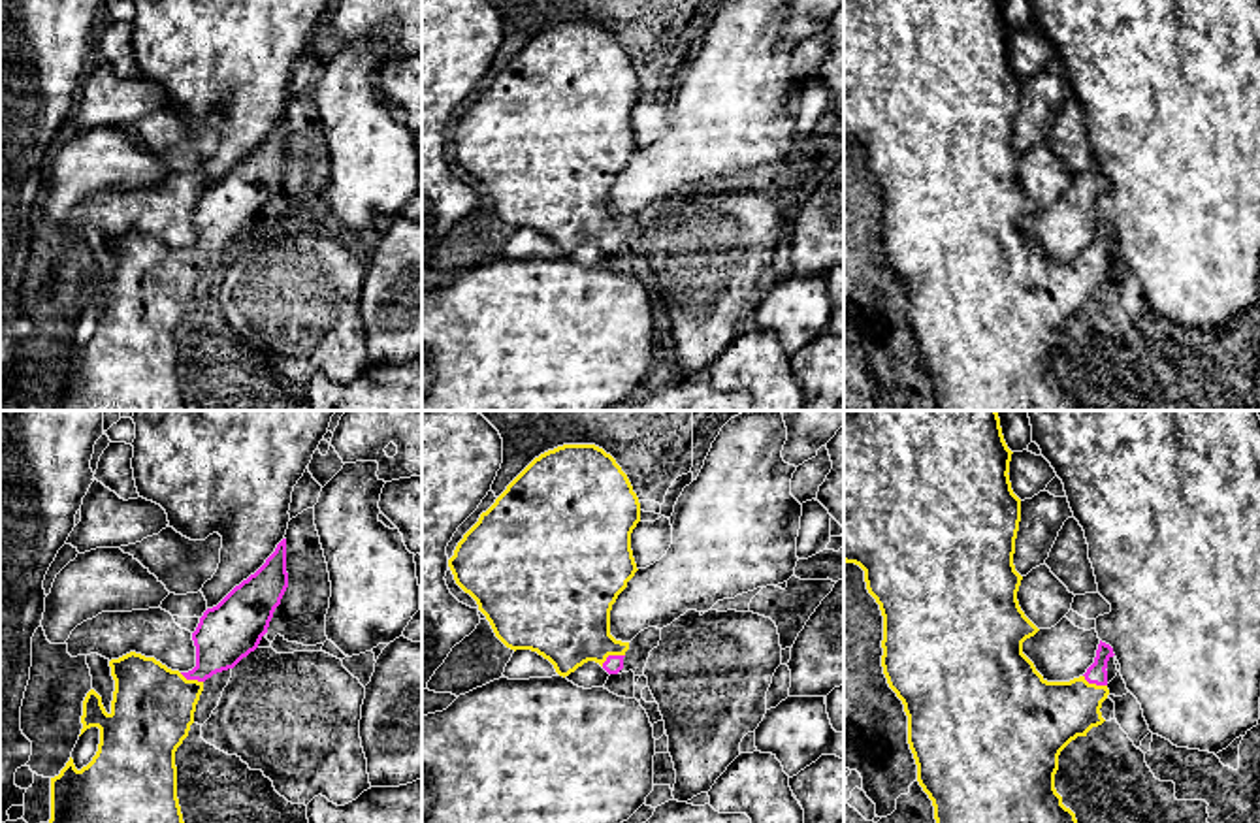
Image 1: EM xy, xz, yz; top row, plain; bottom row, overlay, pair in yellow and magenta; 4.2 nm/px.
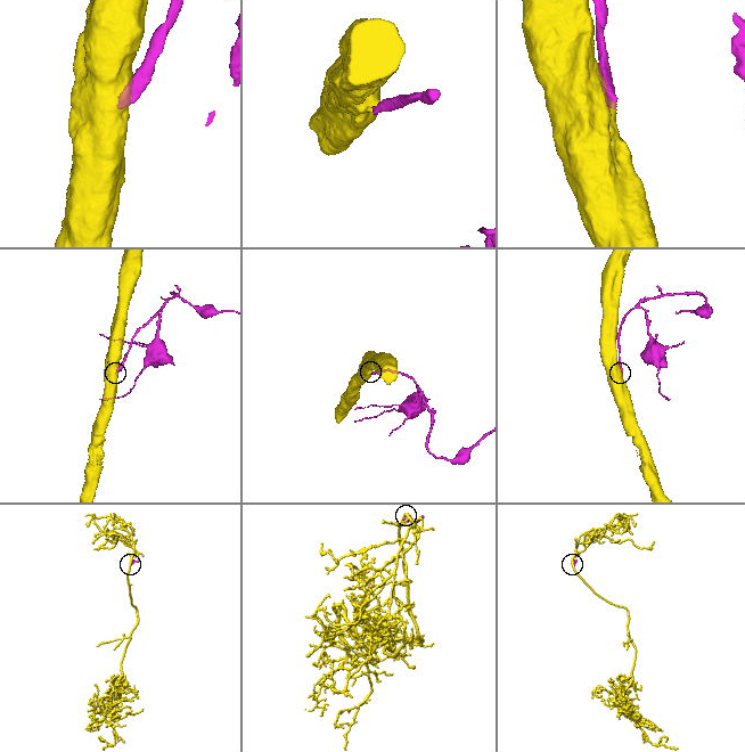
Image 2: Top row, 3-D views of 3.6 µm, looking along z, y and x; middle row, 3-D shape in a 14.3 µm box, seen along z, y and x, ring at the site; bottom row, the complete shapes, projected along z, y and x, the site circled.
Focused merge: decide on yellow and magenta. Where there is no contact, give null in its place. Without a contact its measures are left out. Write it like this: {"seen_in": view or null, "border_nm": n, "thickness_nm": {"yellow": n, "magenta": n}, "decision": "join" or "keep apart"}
{"seen_in": "xz", "border_nm": 120, "thickness_nm": {"yellow": 380, "magenta": 80}, "decision": "join"}

